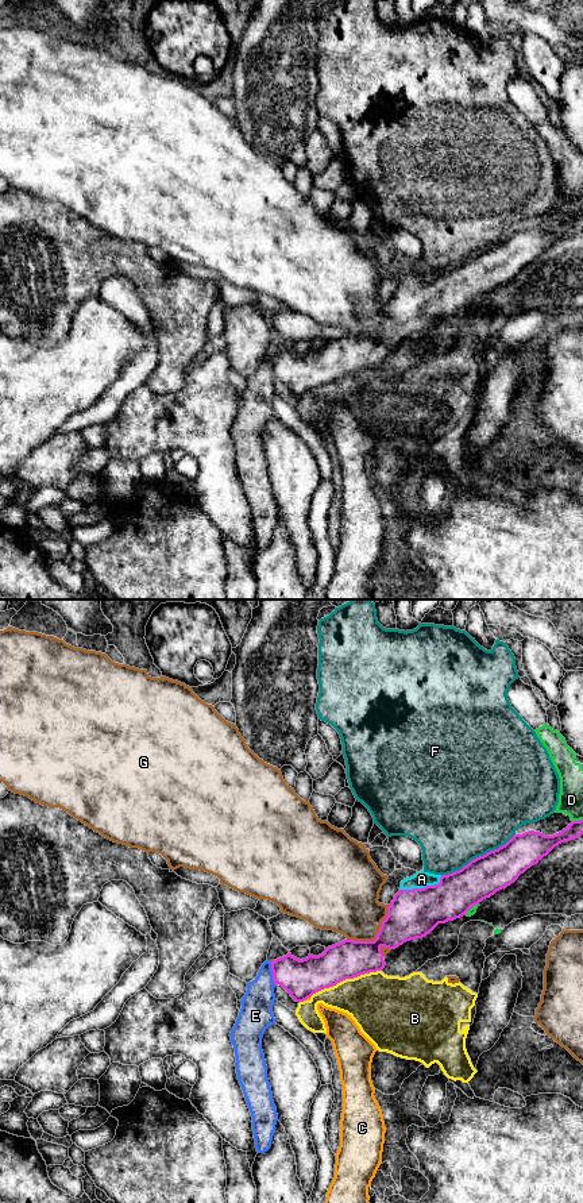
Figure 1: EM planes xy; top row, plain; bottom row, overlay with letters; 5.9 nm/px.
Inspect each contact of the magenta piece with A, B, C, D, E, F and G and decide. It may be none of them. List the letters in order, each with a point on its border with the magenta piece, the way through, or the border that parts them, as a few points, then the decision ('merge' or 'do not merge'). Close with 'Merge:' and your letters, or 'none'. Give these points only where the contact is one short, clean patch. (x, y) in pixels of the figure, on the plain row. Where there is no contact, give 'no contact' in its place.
A: meets magenta in xy at (424, 282); runs through xy (412, 309), (424, 296), (424, 282), (421, 274); merge
B: meets magenta in xy at (344, 374); do not merge
C: meets magenta in xy at (307, 393); do not merge
D: meets magenta in xy at (576, 216); do not merge
E: meets magenta in xy at (273, 369); do not merge
F: meets magenta in xy at (479, 251); do not merge
G: meets magenta in xy at (377, 331); do not merge
Merge: A

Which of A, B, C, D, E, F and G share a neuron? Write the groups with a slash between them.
A / B D / C / E / F / G

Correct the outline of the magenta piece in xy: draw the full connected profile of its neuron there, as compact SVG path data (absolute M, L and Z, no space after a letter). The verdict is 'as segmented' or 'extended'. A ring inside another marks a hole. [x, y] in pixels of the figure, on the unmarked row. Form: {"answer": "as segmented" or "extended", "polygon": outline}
{"answer": "extended", "polygon": "M583 215L572 216L565 224L553 231L529 225L514 230L505 240L471 255L462 265L452 269L435 270L420 266L401 277L399 286L389 300L387 312L382 316L374 336L344 335L325 343L318 351L309 348L302 355L294 352L289 346L286 351L270 356L274 379L282 381L296 397L304 397L313 389L333 382L345 374L382 366L386 360L381 346L382 342L395 344L406 336L425 332L439 319L466 311L472 301L514 278L521 269L537 259L555 242L575 235L582 230Z"}

